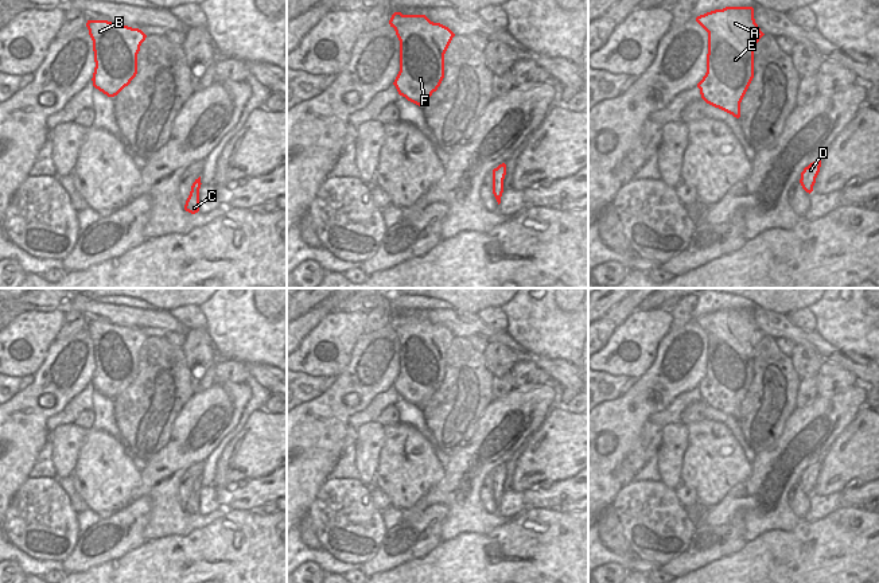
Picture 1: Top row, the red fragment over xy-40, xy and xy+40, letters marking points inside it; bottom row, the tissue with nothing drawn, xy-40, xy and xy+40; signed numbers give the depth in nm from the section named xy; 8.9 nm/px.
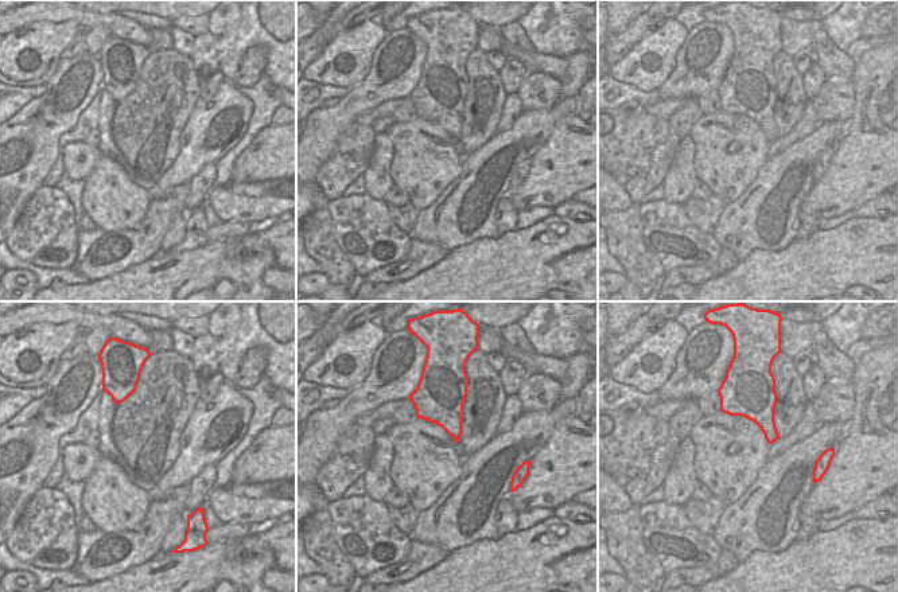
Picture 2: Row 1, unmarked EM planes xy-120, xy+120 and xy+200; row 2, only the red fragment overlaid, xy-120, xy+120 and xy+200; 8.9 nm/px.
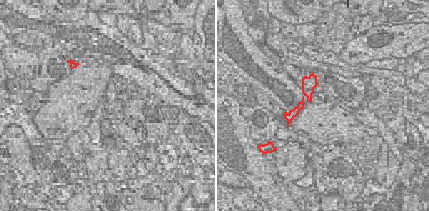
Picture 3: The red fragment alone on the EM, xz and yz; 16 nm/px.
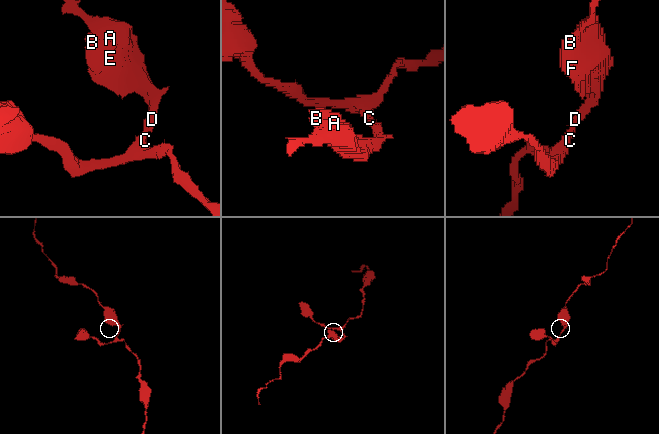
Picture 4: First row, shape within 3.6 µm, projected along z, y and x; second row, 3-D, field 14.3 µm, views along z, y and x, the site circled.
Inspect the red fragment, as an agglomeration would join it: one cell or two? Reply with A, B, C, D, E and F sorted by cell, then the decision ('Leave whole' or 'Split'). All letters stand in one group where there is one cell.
Groups: A B C D E F. Leave whole

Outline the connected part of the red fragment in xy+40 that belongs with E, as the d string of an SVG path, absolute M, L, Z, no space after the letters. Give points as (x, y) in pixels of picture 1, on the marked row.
M726 7L700 15L696 22L708 32L707 73L697 83L701 98L734 117L754 78L754 47L765 35L754 19L752 7Z

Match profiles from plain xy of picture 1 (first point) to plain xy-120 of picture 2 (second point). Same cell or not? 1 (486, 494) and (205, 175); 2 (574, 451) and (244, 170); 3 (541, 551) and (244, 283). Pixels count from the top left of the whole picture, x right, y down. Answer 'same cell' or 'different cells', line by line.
1: same cell
2: same cell
3: same cell

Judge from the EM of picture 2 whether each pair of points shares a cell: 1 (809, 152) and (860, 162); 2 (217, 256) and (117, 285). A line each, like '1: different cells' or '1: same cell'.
1: different cells
2: same cell

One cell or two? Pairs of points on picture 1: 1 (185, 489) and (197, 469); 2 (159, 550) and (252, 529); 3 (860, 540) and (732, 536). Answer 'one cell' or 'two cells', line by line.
1: one cell
2: one cell
3: two cells

